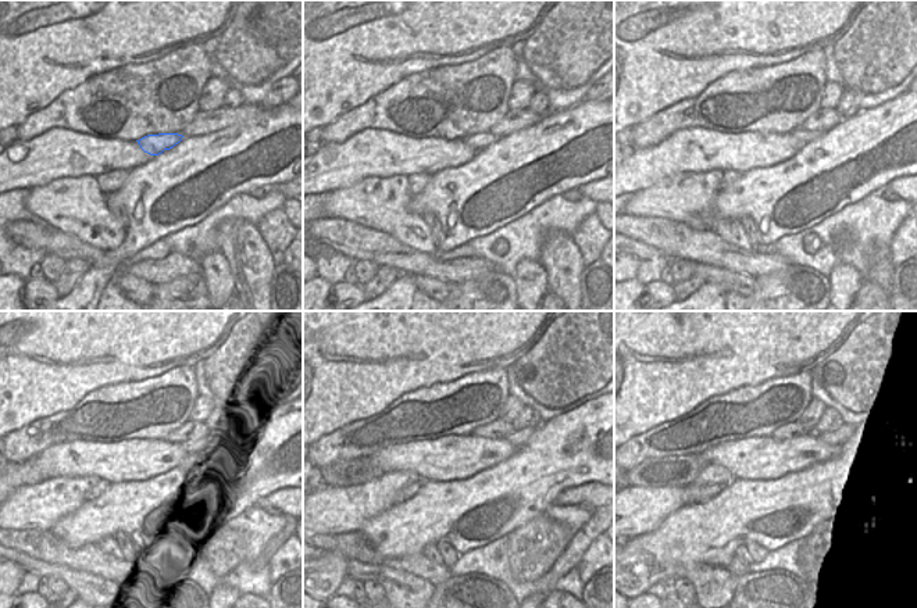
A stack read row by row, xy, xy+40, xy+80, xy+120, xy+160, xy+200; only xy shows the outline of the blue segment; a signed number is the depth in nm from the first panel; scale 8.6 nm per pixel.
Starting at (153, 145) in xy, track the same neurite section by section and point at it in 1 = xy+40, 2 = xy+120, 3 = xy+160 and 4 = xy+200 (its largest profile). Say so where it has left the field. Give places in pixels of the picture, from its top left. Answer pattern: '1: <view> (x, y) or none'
1: xy+40 (480, 140)
2: xy+120 (192, 446)
3: xy+160 (518, 439)
4: xy+200 (844, 435)

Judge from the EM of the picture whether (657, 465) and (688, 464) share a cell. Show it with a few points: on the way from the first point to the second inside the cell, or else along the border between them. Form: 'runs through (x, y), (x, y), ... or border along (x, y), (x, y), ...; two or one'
runs through (664, 465), (681, 465); one

